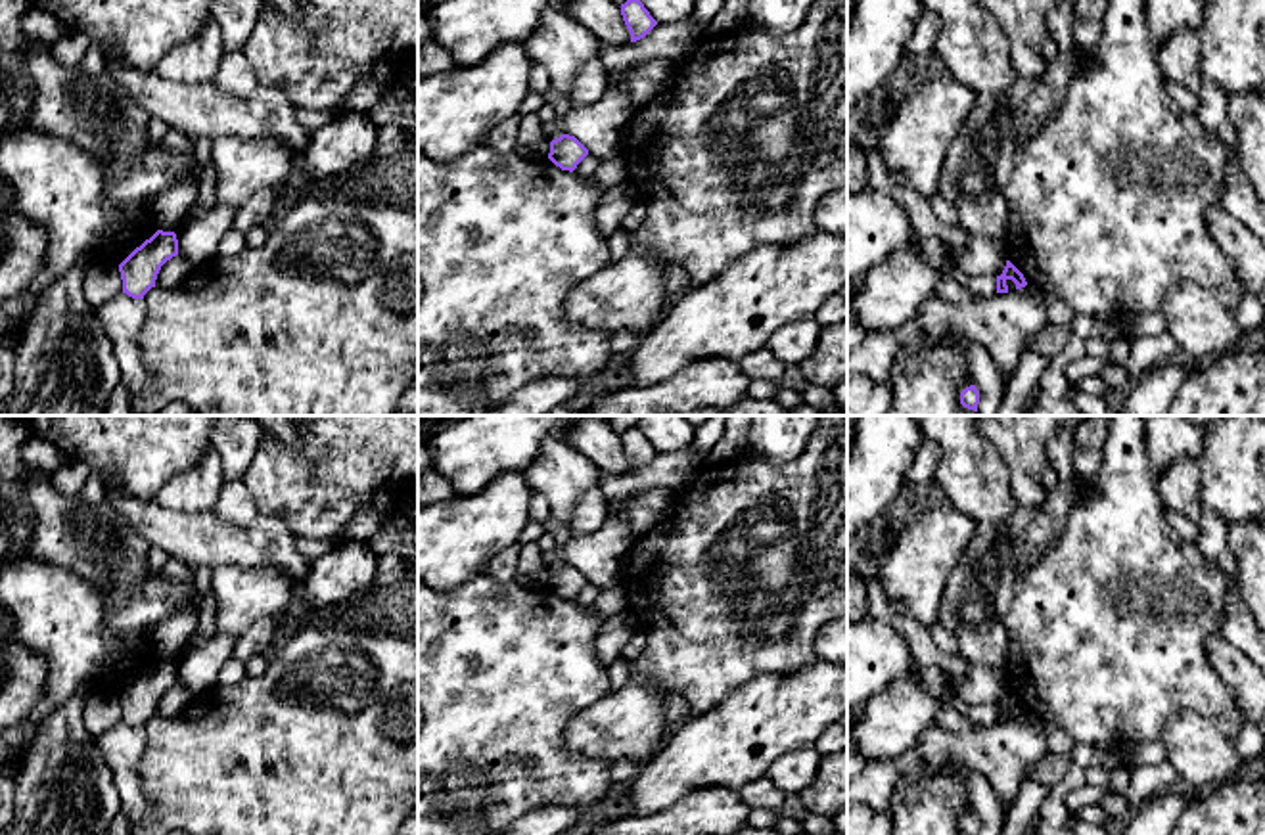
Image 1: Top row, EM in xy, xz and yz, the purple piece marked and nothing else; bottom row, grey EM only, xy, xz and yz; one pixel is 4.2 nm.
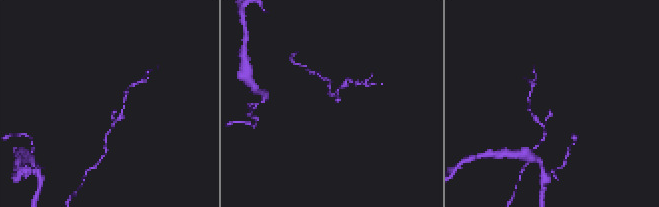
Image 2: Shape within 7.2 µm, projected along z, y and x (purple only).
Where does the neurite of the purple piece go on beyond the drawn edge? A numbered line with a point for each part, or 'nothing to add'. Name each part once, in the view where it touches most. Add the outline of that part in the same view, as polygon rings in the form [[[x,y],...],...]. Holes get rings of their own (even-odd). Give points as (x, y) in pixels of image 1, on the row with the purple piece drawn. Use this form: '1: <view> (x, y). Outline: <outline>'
nothing to add

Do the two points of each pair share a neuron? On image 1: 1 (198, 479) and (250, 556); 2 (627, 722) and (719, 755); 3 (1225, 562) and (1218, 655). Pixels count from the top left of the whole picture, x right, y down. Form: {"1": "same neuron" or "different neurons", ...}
{"1": "different neurons", "2": "different neurons", "3": "different neurons"}

